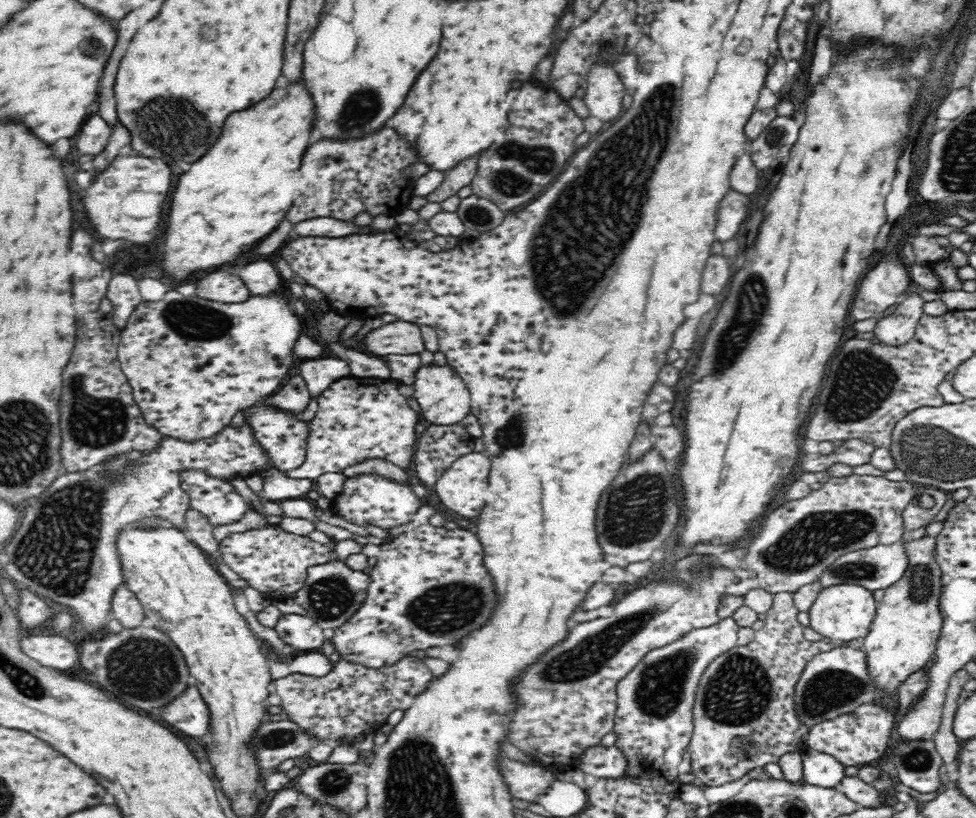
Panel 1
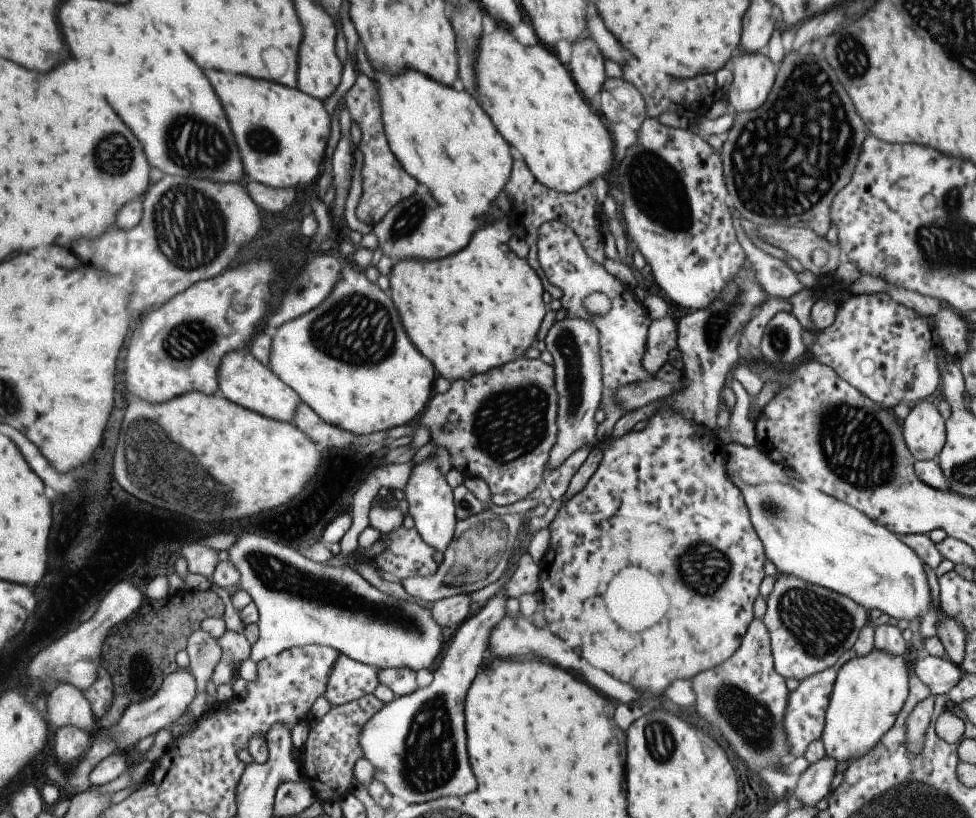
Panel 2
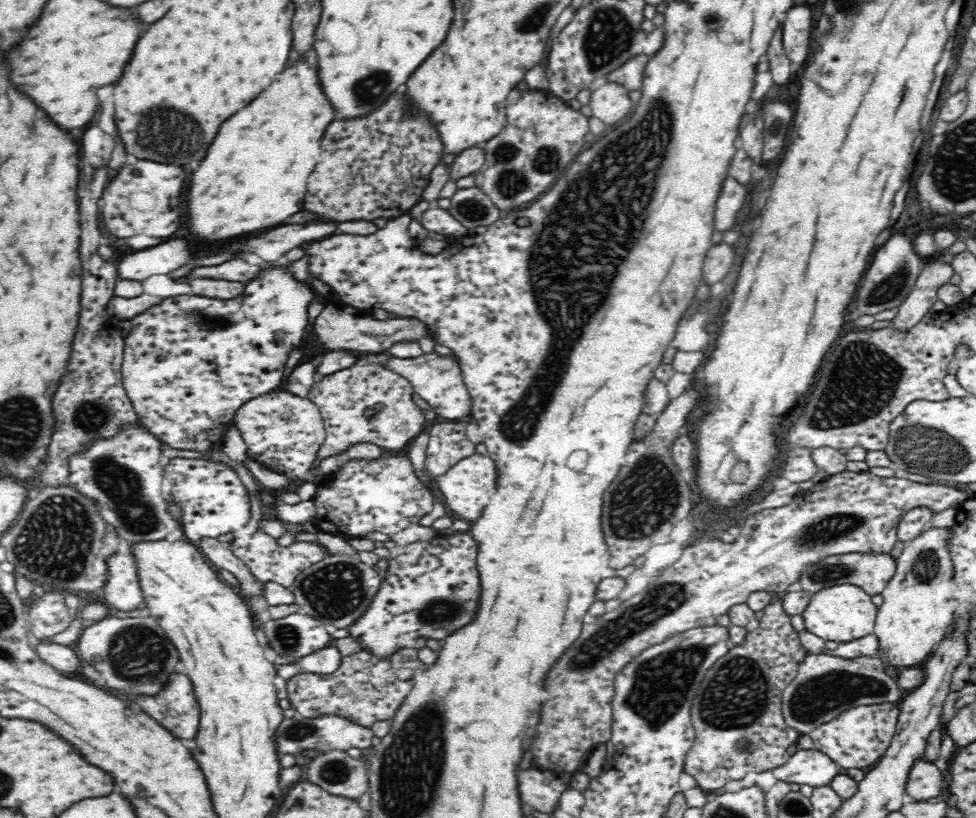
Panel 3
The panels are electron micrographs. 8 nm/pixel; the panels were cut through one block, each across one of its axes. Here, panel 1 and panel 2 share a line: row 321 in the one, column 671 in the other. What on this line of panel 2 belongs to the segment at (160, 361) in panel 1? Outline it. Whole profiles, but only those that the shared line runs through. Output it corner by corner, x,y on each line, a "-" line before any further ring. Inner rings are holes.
646,118
635,128
637,142
611,166
607,192
620,206
620,217
630,249
639,250
644,264
649,265
654,286
681,308
707,308
717,300
725,284
739,274
745,253
741,248
728,211
728,194
722,175
719,152
706,140
689,130
667,128
656,118

